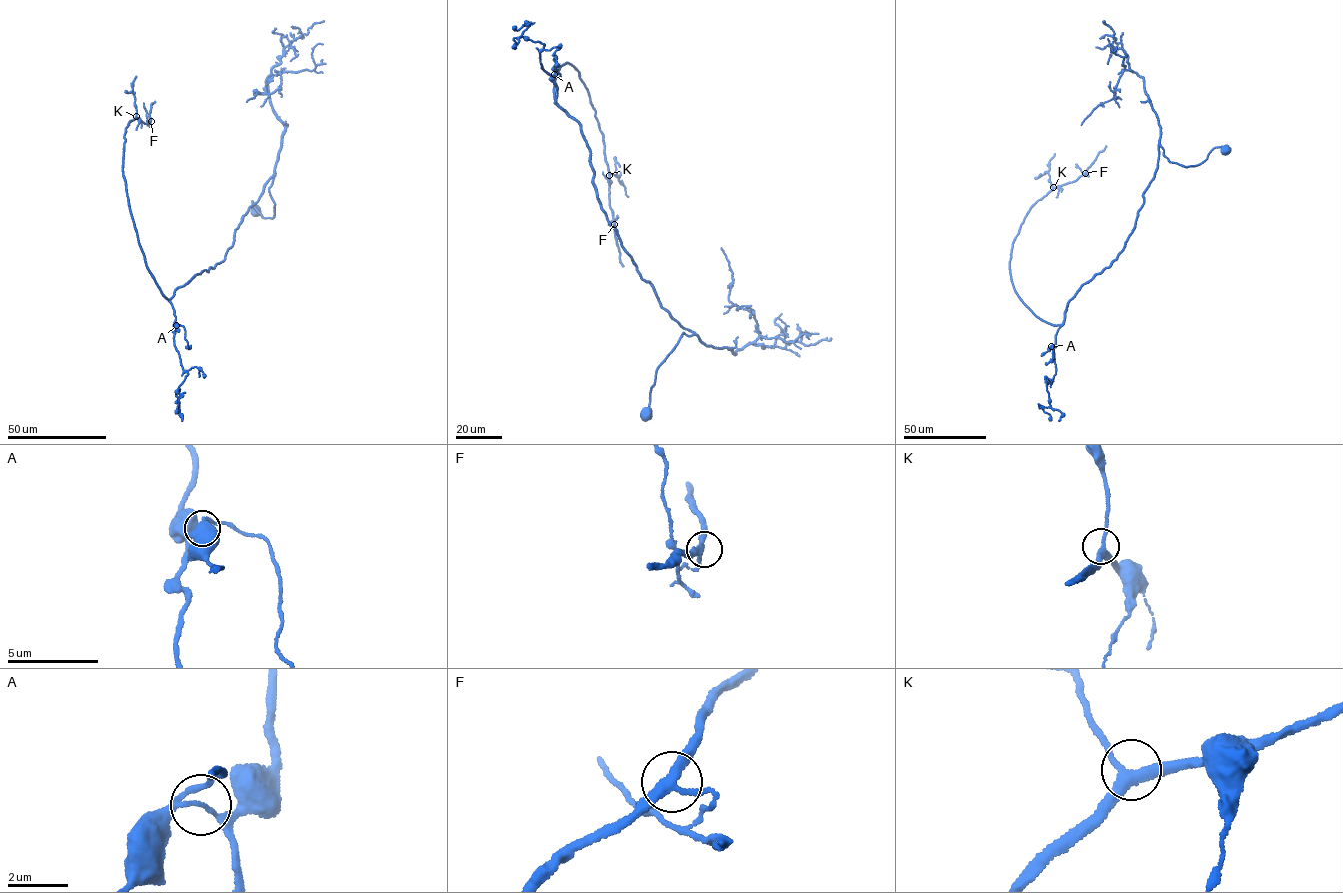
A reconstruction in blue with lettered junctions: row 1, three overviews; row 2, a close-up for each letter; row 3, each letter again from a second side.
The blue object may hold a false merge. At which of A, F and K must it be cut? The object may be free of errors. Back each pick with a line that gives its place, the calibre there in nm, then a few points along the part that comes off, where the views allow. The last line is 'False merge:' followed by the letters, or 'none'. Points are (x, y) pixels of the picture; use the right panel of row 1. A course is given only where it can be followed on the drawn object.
False merge: none

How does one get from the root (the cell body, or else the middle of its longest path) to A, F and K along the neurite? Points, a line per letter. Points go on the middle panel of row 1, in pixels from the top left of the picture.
A: (646, 414), (659, 366), (684, 333), (696, 334), (662, 307), (609, 223), (580, 124), (555, 102), (554, 74)
F: (646, 414), (659, 366), (696, 334), (602, 208), (580, 124), (554, 100), (566, 63), (596, 111), (614, 224)
K: (646, 414), (659, 366), (696, 334), (602, 208), (580, 124), (554, 100), (566, 63), (609, 175)

